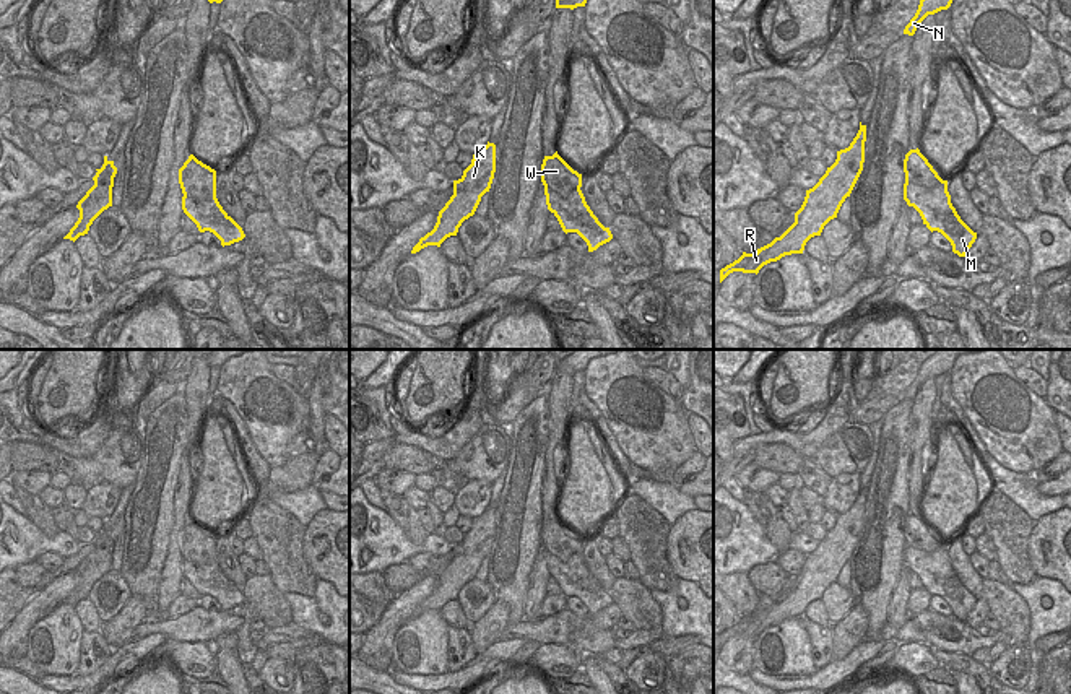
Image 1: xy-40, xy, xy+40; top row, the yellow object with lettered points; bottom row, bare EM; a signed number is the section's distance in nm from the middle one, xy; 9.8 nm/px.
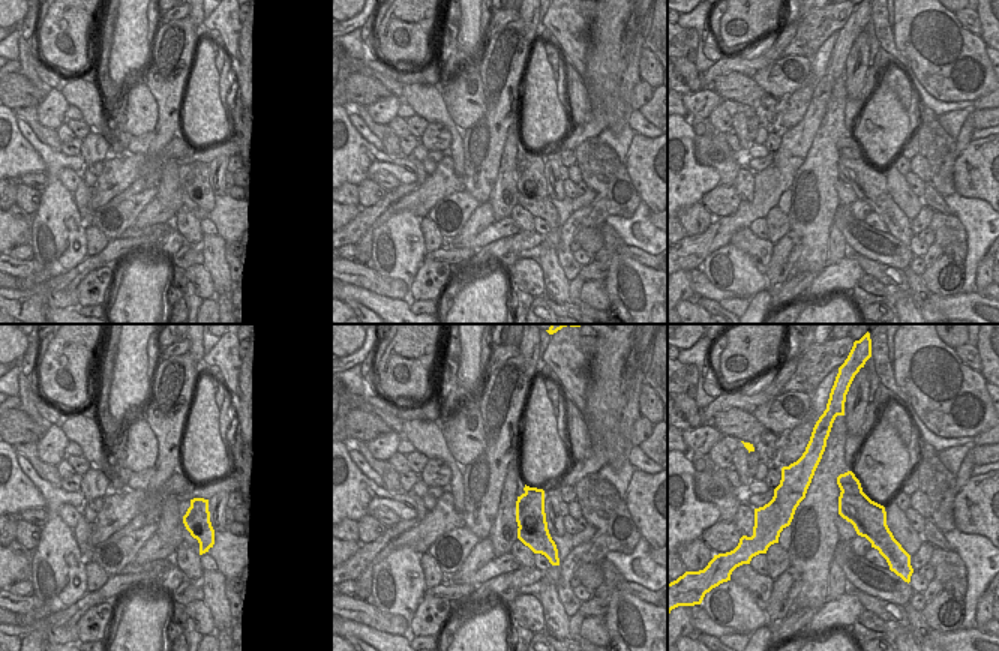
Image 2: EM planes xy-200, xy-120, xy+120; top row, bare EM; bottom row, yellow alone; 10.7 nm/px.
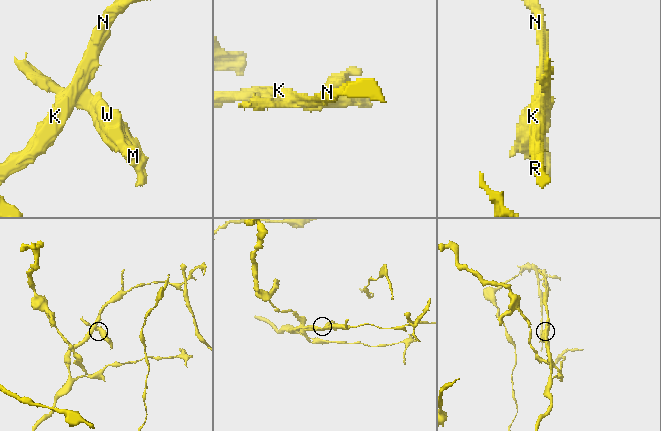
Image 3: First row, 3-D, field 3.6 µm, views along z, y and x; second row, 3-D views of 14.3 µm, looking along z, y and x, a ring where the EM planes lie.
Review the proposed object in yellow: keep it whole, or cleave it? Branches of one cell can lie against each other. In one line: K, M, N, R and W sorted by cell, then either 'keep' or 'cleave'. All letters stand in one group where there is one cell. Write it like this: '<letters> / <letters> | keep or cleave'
K N R W / M | cleave

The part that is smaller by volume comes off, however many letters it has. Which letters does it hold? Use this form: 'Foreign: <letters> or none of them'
Foreign: M

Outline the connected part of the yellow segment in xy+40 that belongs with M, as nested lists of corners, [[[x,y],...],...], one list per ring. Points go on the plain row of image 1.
[[[941,544],[933,553],[905,546],[904,564],[920,577],[923,588],[931,596],[938,595],[951,606],[954,618],[965,621],[977,603],[977,596],[960,583],[952,570],[947,544]]]

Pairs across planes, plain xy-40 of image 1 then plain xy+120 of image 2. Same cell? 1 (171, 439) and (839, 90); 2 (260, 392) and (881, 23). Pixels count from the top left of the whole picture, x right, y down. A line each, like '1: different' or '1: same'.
1: same
2: different

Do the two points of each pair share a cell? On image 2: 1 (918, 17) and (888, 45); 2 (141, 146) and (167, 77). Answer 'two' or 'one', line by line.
1: two
2: one

